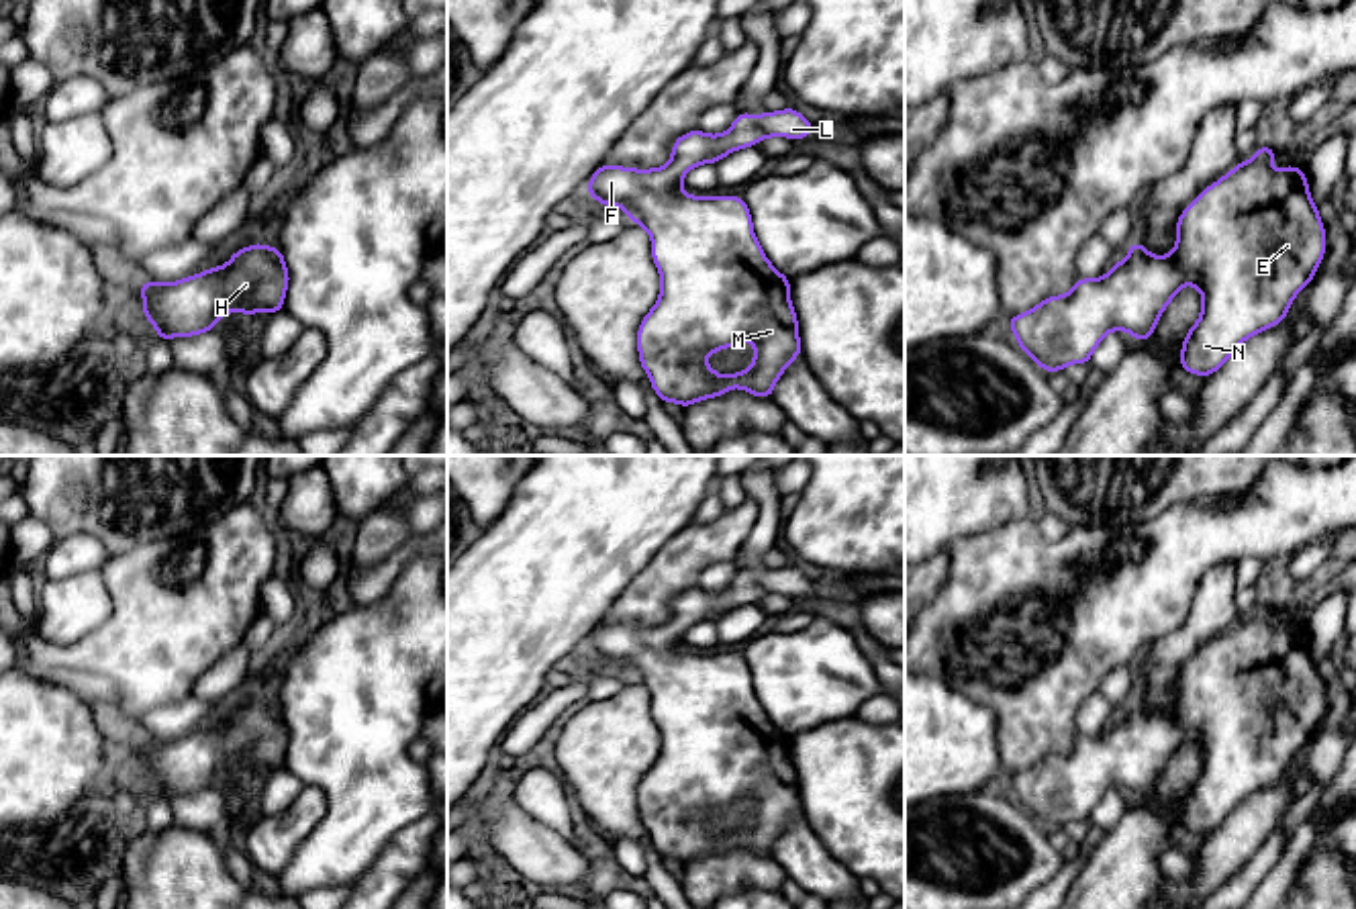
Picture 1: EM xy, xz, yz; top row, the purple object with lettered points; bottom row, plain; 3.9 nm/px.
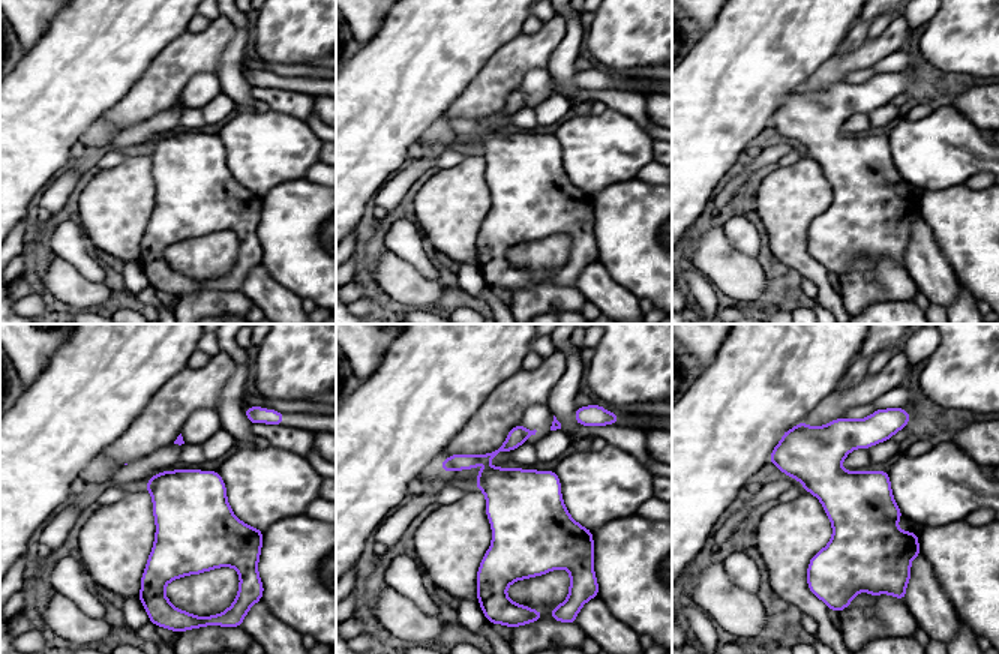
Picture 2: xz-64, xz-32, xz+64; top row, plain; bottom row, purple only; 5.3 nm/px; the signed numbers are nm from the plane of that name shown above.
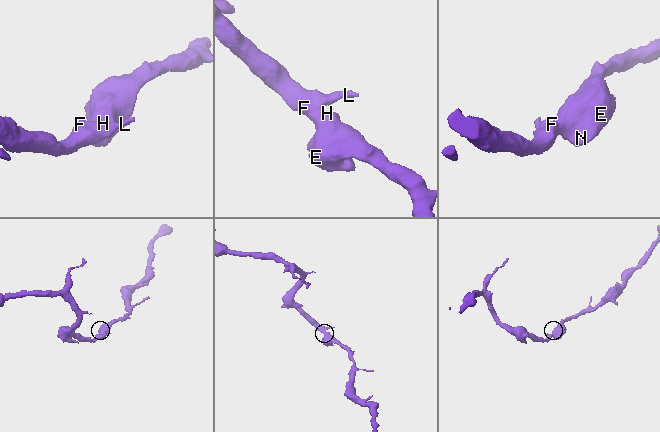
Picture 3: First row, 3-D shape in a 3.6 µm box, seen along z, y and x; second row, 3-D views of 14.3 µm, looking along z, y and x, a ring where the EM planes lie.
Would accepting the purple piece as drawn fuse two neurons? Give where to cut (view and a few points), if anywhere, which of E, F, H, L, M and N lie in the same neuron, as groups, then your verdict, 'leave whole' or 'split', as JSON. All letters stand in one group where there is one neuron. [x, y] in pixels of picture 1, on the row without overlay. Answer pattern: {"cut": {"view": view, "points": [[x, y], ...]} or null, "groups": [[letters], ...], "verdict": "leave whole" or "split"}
{"cut": null, "groups": [["E", "F", "H", "L", "M", "N"]], "verdict": "leave whole"}

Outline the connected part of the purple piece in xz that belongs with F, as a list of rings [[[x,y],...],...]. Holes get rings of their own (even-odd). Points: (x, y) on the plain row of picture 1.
[[[794,566],[766,572],[737,570],[731,586],[721,592],[698,586],[680,592],[672,603],[670,619],[662,625],[635,627],[602,621],[586,641],[592,656],[602,664],[621,664],[625,674],[651,695],[651,717],[662,733],[662,746],[658,760],[641,776],[637,807],[639,821],[664,860],[678,860],[684,866],[721,854],[729,846],[770,856],[782,829],[803,811],[796,768],[790,762],[790,737],[768,719],[760,705],[745,658],[684,652],[682,635],[700,621],[717,621],[766,594],[805,596],[811,590],[813,580]],[[739,799],[754,801],[754,821],[747,827],[721,833],[703,819]]]

